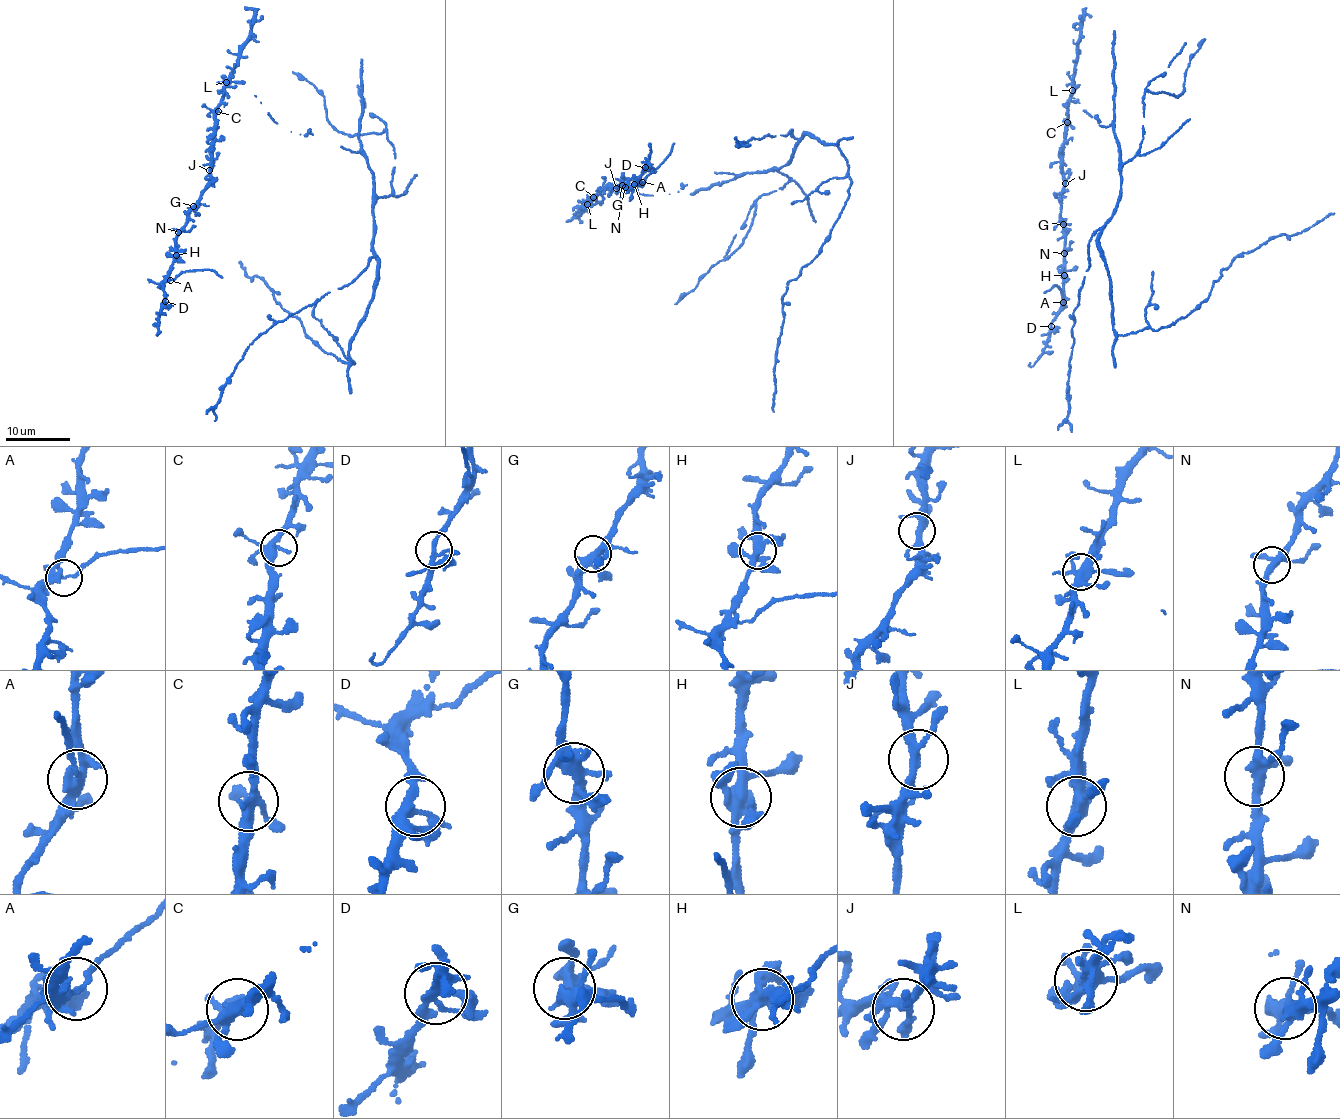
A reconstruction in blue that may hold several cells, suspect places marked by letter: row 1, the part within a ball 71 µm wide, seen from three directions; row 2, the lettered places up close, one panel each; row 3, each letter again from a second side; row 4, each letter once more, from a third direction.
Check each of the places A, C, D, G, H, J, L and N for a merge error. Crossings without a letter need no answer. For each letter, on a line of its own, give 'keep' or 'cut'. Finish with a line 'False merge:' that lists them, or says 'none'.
A: cut
C: keep
D: keep
G: keep
H: keep
J: keep
L: keep
N: keep
False merge: A

